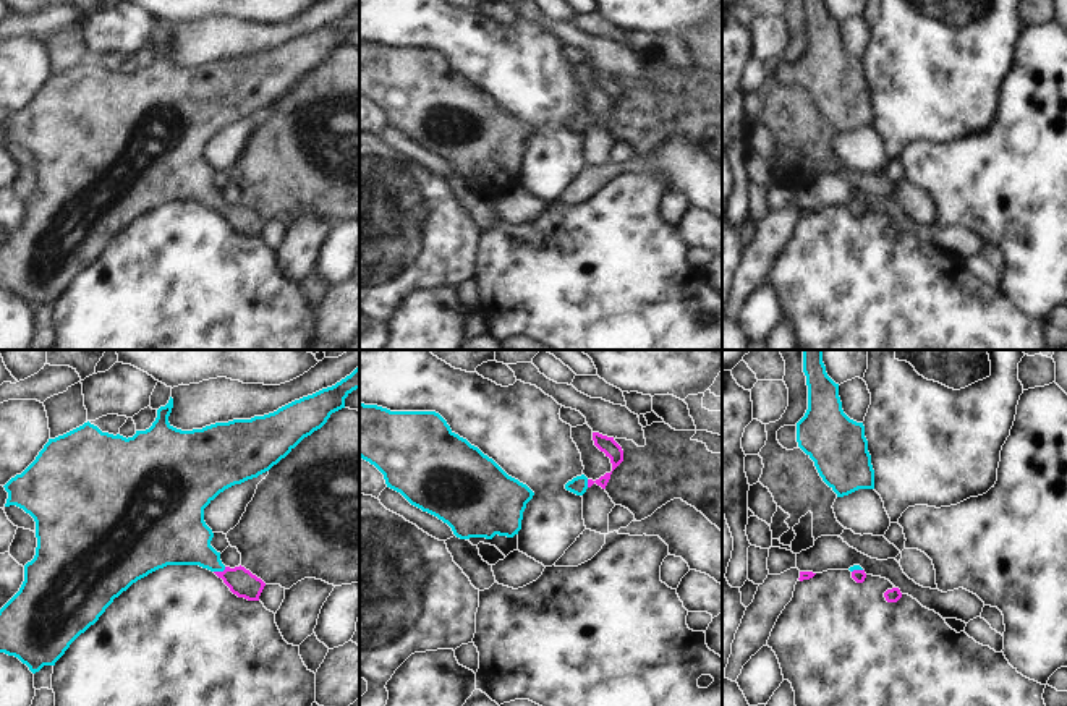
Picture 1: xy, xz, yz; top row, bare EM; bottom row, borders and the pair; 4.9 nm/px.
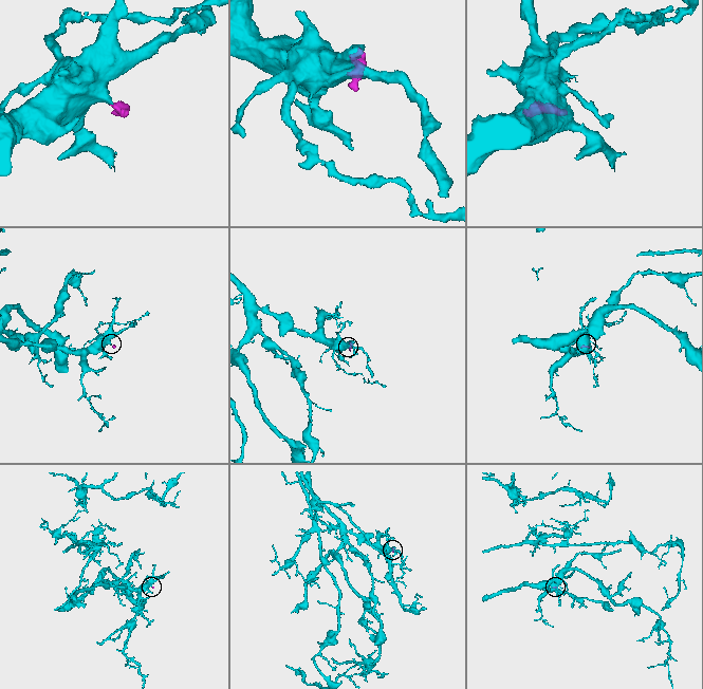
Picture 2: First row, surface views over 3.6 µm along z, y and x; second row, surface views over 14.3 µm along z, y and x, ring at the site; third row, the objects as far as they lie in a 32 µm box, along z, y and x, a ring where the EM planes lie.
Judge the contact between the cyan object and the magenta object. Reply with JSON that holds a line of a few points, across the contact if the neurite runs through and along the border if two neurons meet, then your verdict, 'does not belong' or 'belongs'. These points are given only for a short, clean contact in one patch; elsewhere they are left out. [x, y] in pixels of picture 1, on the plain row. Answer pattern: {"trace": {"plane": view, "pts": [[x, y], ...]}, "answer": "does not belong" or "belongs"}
{"trace": {"plane": "xy", "pts": [[182, 174], [219, 208], [242, 219]]}, "answer": "belongs"}

